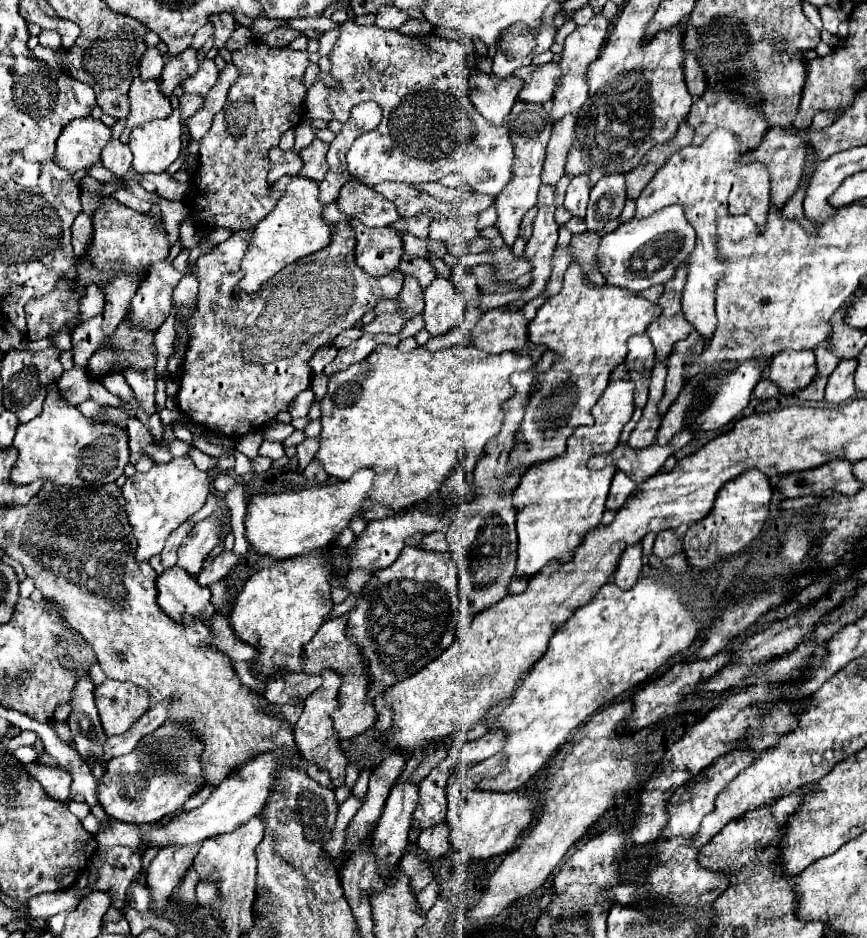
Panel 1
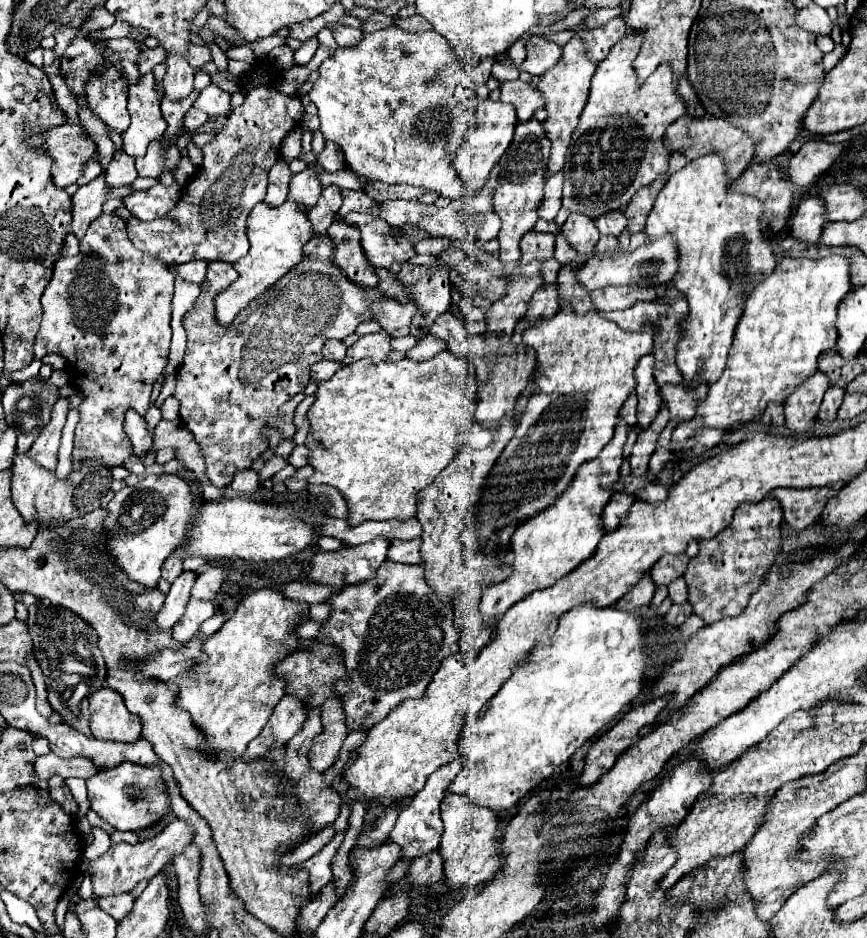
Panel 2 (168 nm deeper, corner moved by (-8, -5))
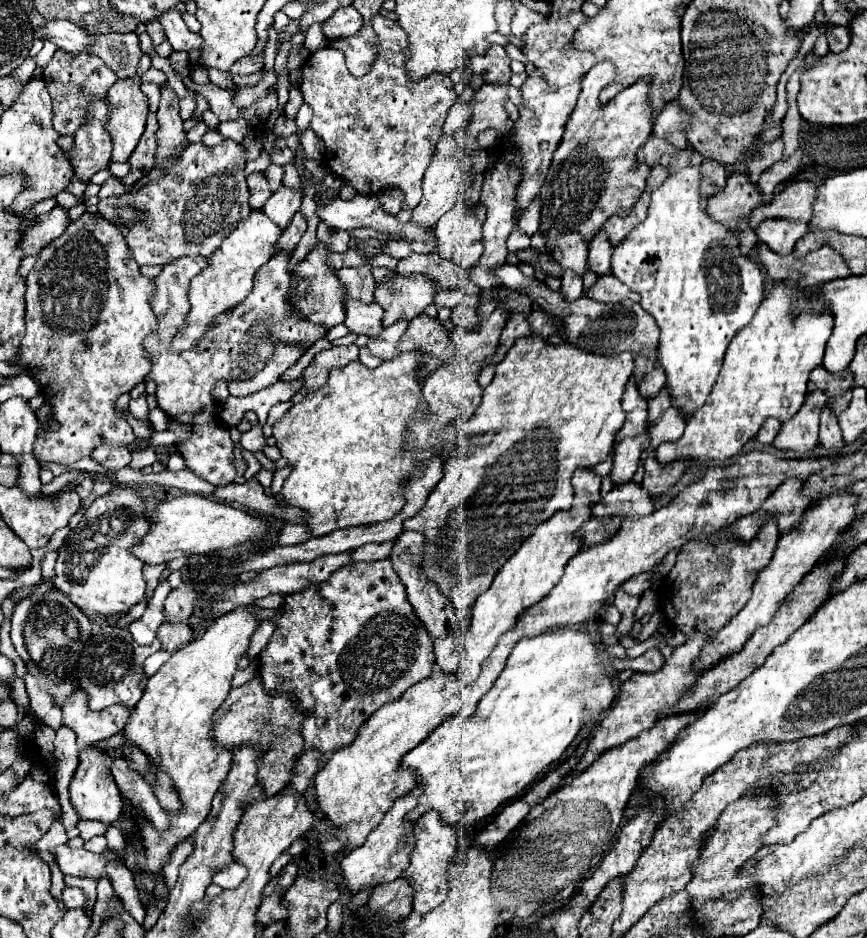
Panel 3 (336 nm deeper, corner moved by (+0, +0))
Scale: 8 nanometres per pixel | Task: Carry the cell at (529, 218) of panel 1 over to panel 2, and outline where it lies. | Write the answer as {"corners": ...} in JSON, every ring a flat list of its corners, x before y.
{"corners":[[528,231,520,241,520,251,522,251,520,261,530,263,530,261,546,261,554,257,554,243,556,237,552,233]]}

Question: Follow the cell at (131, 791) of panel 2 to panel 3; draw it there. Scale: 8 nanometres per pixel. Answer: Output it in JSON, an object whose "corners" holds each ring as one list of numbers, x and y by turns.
{"corners":[[86,748,80,752,80,764,70,784,70,802,76,808,78,816,86,820,100,820,104,824,112,824,122,814,122,794,114,782,110,768,102,768,102,752,98,752,98,748]]}

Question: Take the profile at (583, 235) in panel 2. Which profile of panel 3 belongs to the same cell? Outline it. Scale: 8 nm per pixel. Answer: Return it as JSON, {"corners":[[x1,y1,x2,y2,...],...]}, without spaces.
{"corners":[[562,232,556,238,548,240,546,250,554,256,554,260,566,270,574,270,584,274,586,260,588,260,588,244,584,244,584,238,578,232]]}

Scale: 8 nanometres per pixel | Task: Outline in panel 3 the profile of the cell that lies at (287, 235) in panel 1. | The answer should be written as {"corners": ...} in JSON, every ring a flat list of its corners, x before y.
{"corners":[[252,210,246,220,240,220,240,224,232,230,228,240,224,240,224,244,220,246,220,252,208,258,210,268,192,280,190,284,192,310,188,314,188,328,180,332,180,336,176,336,176,342,172,342,174,352,194,348,202,340,206,330,214,324,218,314,228,312,236,308,240,302,244,302,244,298,252,292,258,268,264,266,276,254,276,242,280,234,282,234,280,226,276,226,268,216,264,216,262,210]]}

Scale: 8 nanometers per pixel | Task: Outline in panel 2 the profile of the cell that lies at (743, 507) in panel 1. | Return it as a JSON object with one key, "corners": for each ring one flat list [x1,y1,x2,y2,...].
{"corners":[[766,497,760,503,740,505,728,529,708,541,698,541,700,553,696,559,690,561,684,573,692,613,702,617,706,625,742,613,752,593,756,593,756,589,760,587,760,581,764,581,764,573,768,573,768,567,772,567,780,555,780,527,782,505,776,499]]}

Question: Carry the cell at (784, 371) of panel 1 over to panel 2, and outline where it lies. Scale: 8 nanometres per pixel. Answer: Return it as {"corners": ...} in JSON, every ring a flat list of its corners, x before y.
{"corners":[[816,371,808,381,804,381,784,403,786,427,792,433,808,433,816,421,820,401,830,387,828,377]]}

